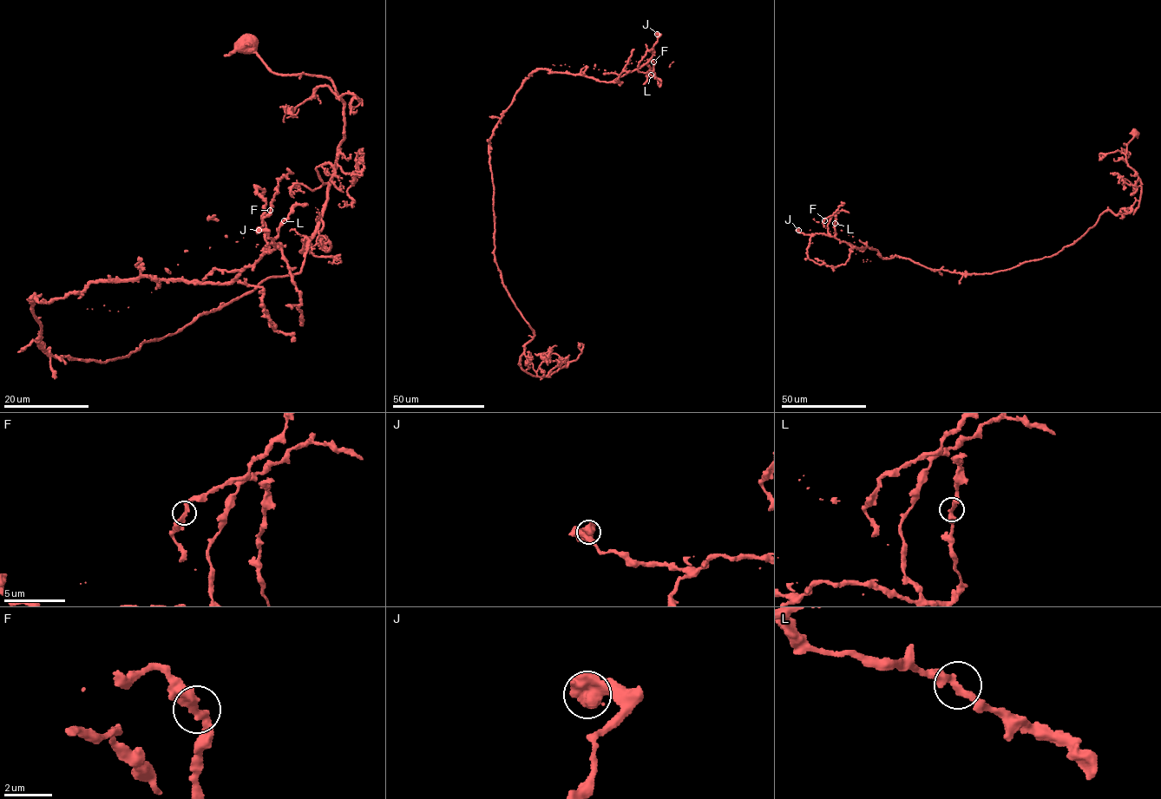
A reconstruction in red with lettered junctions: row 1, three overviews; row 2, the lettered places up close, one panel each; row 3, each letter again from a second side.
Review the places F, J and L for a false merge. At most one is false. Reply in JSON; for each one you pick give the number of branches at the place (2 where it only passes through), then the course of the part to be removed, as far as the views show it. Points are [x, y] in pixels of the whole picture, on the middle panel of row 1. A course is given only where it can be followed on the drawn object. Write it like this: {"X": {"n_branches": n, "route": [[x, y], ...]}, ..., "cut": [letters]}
{"J": {"n_branches": 1, "route": [[657, 35], [654, 53], [641, 55], [645, 60], [631, 63], [625, 68], [614, 71], [583, 64], [553, 64]]}, "cut": ["J"]}

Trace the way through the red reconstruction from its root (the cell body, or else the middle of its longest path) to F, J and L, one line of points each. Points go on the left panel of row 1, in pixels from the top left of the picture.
F: (246, 44), (344, 103), (298, 271), (125, 356), (36, 345), (31, 296), (234, 282), (268, 252), (271, 211)
J: (246, 44), (344, 103), (298, 271), (125, 356), (36, 345), (31, 296), (234, 282), (280, 246), (259, 230)
L: (246, 44), (344, 103), (298, 271), (125, 356), (36, 345), (31, 296), (234, 282), (285, 221)

